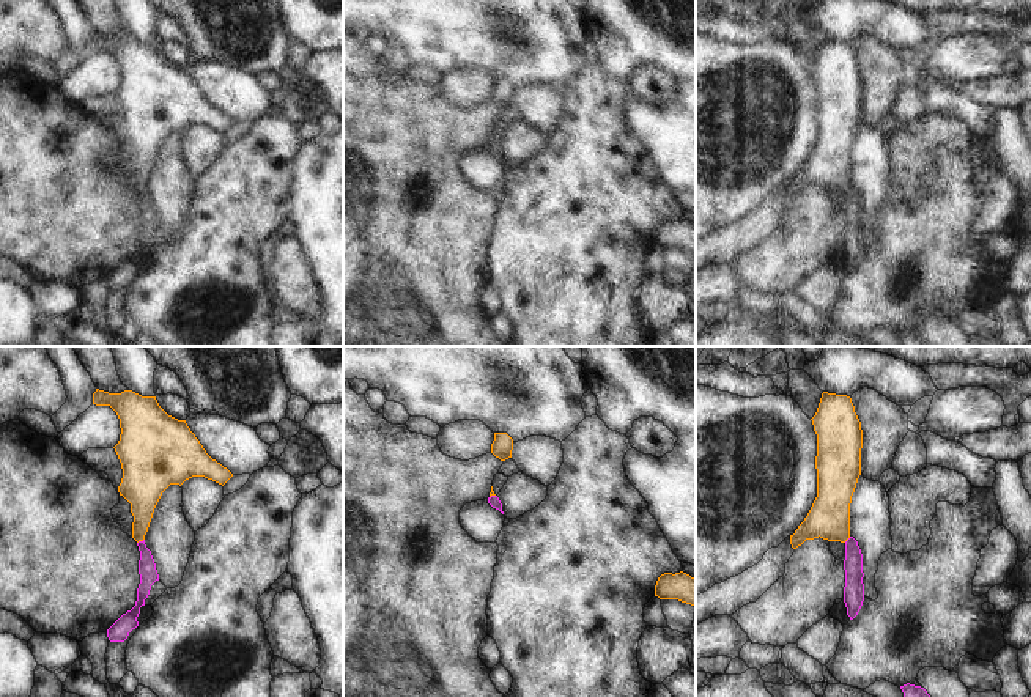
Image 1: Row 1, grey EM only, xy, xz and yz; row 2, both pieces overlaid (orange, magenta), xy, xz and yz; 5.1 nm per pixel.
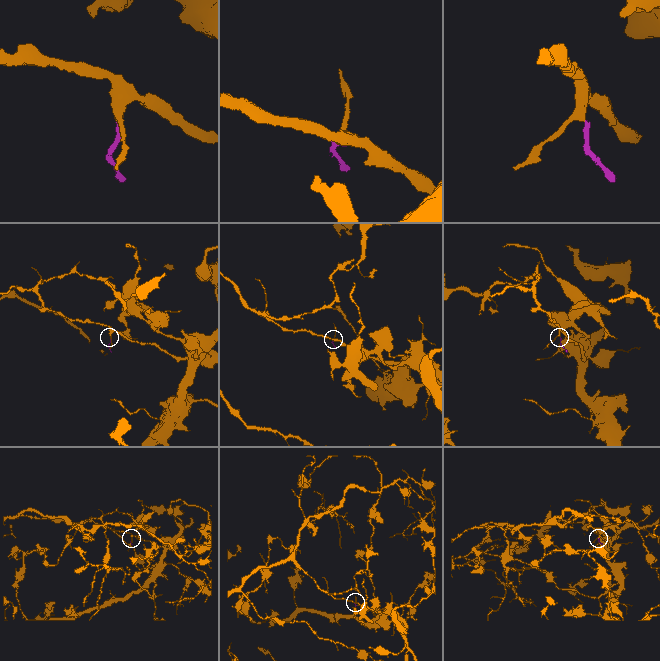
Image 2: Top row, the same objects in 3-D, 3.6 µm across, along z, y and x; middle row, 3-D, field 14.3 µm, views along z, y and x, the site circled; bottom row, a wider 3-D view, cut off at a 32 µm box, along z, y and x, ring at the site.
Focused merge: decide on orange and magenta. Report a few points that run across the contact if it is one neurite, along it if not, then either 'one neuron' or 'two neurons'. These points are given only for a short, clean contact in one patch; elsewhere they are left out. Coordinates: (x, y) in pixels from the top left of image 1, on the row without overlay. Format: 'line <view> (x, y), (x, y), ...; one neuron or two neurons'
line xy (142, 139), (140, 188), (147, 216); one neuron

